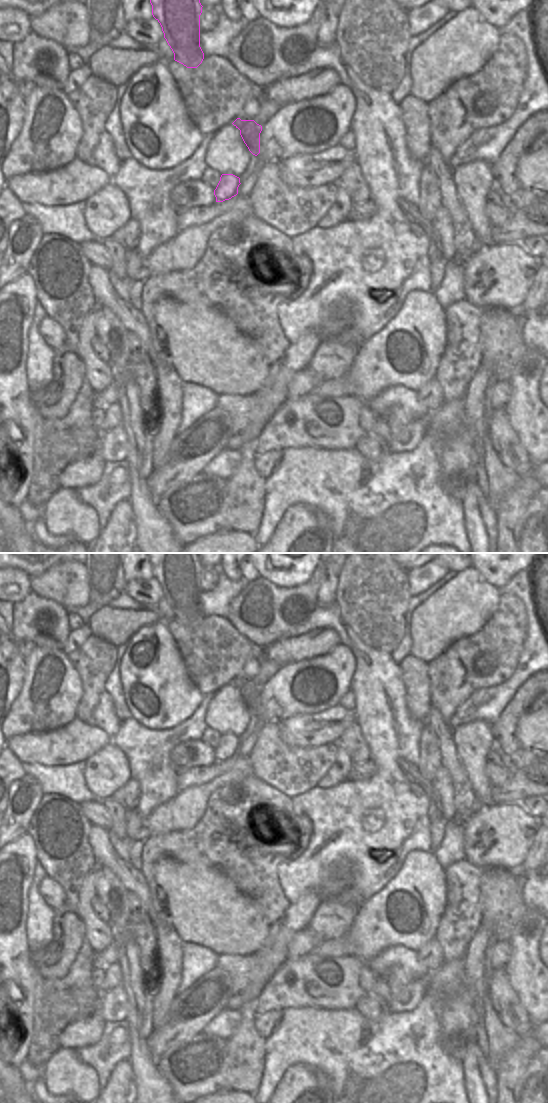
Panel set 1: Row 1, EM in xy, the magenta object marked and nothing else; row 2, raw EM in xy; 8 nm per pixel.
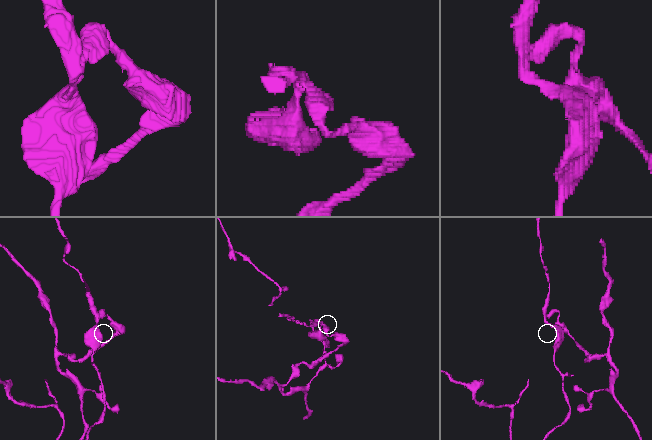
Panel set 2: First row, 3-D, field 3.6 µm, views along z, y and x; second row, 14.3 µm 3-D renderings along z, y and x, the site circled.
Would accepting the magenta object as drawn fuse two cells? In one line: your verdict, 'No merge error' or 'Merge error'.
Merge error

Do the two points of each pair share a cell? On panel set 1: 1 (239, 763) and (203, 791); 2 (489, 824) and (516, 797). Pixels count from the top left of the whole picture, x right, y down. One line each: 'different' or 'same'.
1: different
2: different

